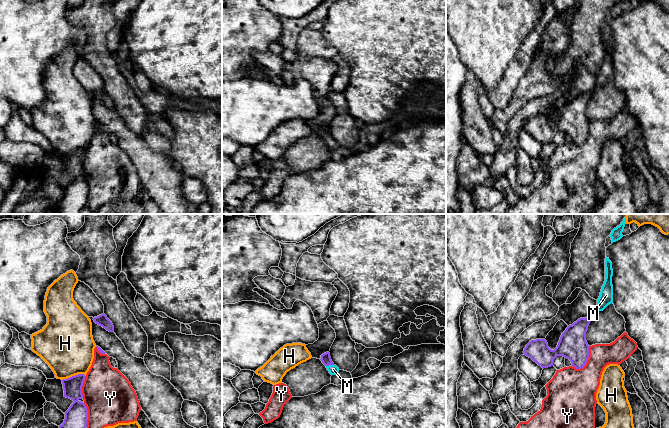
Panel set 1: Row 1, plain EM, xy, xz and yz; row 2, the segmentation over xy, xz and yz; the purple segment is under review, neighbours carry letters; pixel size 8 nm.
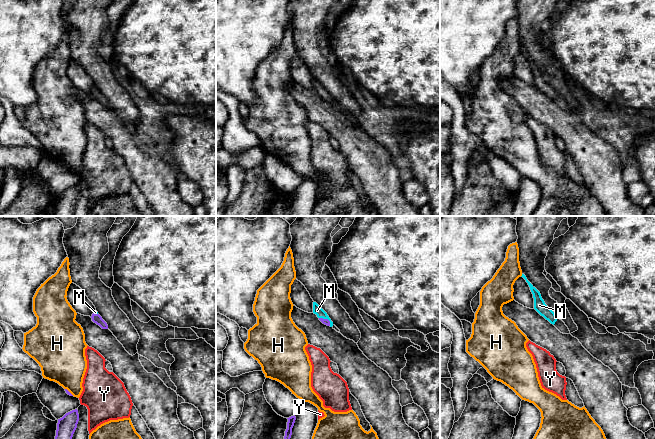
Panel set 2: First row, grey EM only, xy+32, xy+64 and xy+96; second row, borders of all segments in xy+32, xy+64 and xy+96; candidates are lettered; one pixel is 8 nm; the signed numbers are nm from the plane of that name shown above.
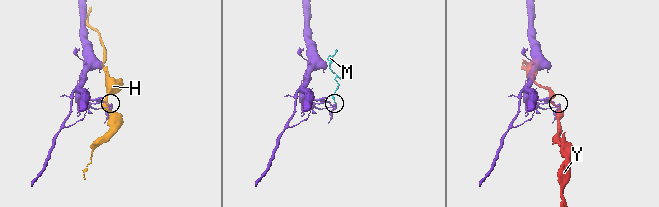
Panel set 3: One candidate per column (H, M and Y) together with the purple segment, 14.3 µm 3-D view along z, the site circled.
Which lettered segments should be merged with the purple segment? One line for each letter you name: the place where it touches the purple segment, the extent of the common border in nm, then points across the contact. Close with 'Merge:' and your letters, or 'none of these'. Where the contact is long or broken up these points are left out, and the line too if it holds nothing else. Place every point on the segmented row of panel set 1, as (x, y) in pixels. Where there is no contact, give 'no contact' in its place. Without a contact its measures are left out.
M: contact xz (329, 364); length 70 nm; way xz (325, 358), (329, 364), (333, 369)
Merge: M

